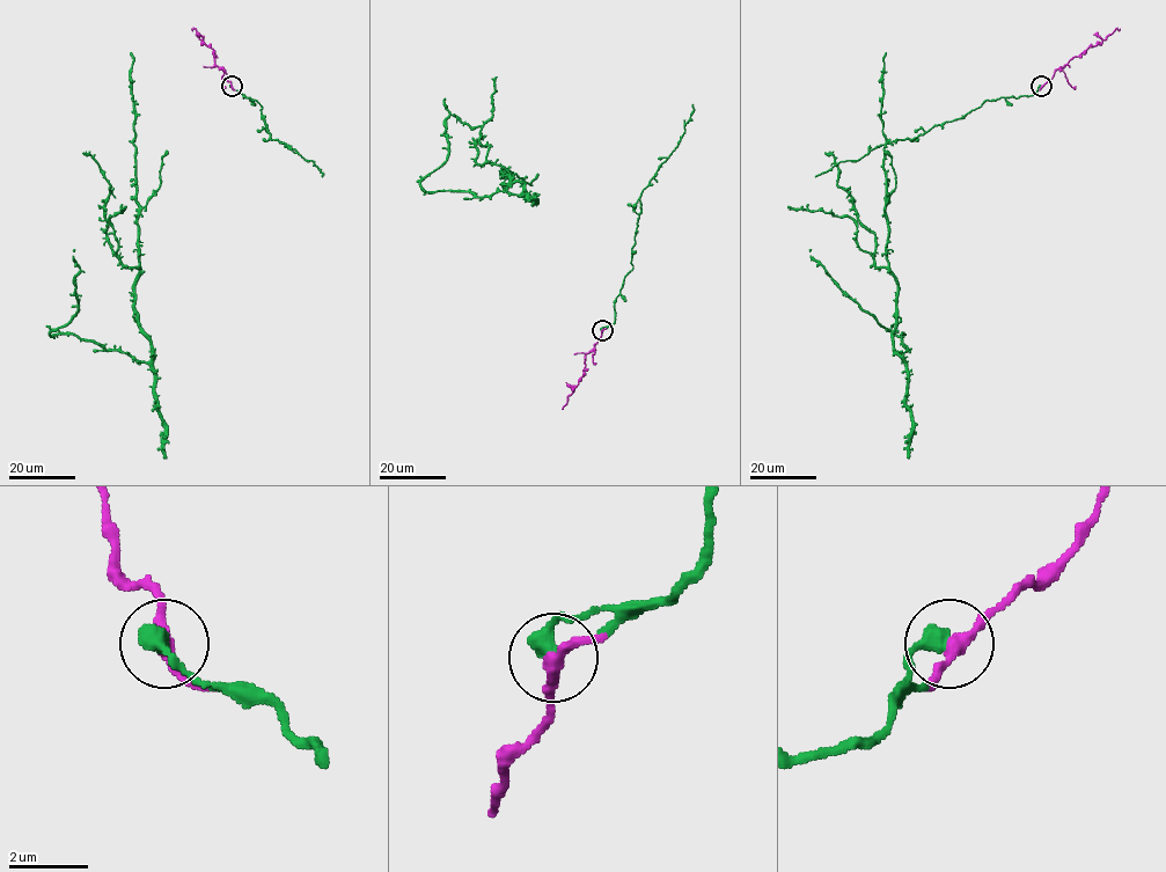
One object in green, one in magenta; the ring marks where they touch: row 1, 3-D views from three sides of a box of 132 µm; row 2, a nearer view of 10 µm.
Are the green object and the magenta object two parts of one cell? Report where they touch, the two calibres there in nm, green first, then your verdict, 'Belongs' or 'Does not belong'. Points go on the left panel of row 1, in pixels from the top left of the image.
Place: (232, 86). Thickness 460 nm (green) against 280 nm. Belongs

